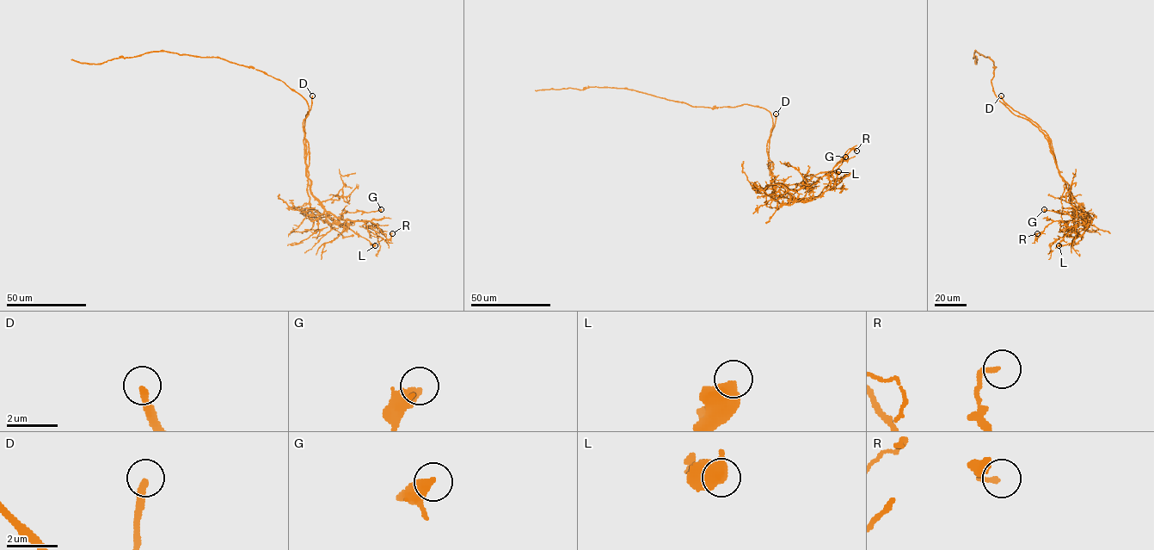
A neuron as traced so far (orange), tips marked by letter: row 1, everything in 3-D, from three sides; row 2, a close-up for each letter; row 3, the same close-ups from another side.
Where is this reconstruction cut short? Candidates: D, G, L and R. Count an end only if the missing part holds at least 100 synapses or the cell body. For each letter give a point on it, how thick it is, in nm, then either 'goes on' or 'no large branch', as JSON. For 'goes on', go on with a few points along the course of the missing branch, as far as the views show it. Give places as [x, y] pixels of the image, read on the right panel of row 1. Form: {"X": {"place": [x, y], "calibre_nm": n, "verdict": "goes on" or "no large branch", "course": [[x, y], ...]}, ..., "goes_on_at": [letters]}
{"D": {"place": [1001, 95], "calibre_nm": 280, "verdict": "goes on"}, "G": {"place": [1044, 209], "calibre_nm": 480, "verdict": "no large branch"}, "L": {"place": [1058, 245], "calibre_nm": 650, "verdict": "no large branch"}, "R": {"place": [1037, 233], "calibre_nm": 160, "verdict": "no large branch"}, "goes_on_at": ["D"]}

